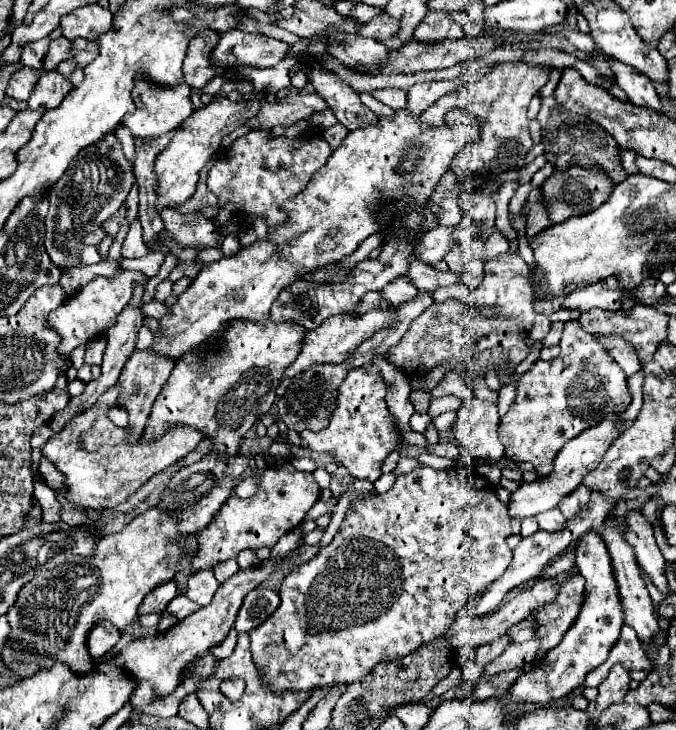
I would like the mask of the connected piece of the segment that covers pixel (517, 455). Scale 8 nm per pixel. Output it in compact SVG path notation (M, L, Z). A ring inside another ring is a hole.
M566 322L562 332L562 350L550 360L538 360L516 386L516 400L500 420L500 440L506 446L506 458L530 462L540 476L552 472L552 462L564 442L602 422L612 410L626 410L632 402L628 380L612 356L604 352L598 340L584 332L578 322Z

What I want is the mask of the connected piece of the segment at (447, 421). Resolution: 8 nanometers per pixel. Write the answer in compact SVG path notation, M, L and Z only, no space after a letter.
M444 412L438 418L434 418L432 422L434 422L434 426L436 426L438 432L444 432L444 430L448 430L452 426L454 420L456 420L456 412Z

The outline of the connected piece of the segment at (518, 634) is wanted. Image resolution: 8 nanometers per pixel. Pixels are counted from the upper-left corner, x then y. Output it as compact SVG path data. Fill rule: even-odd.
M524 620L516 626L512 626L512 630L508 630L508 634L512 634L512 642L514 644L520 644L520 642L526 642L528 638L534 636L534 620Z

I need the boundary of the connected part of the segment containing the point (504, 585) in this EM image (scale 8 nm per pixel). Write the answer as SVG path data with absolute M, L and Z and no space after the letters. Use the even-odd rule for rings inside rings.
M538 530L536 534L532 534L532 538L522 538L522 542L512 550L514 556L512 556L512 562L510 562L508 570L506 570L500 578L496 578L496 582L492 582L492 586L484 588L484 594L480 594L480 598L472 598L472 602L466 604L468 616L470 616L470 618L480 618L480 616L484 616L484 614L494 612L494 610L500 606L502 598L504 598L510 590L514 590L516 586L526 584L528 580L536 578L536 576L538 576L556 556L560 556L574 540L576 540L576 538L574 538L568 530L552 532L552 534Z

